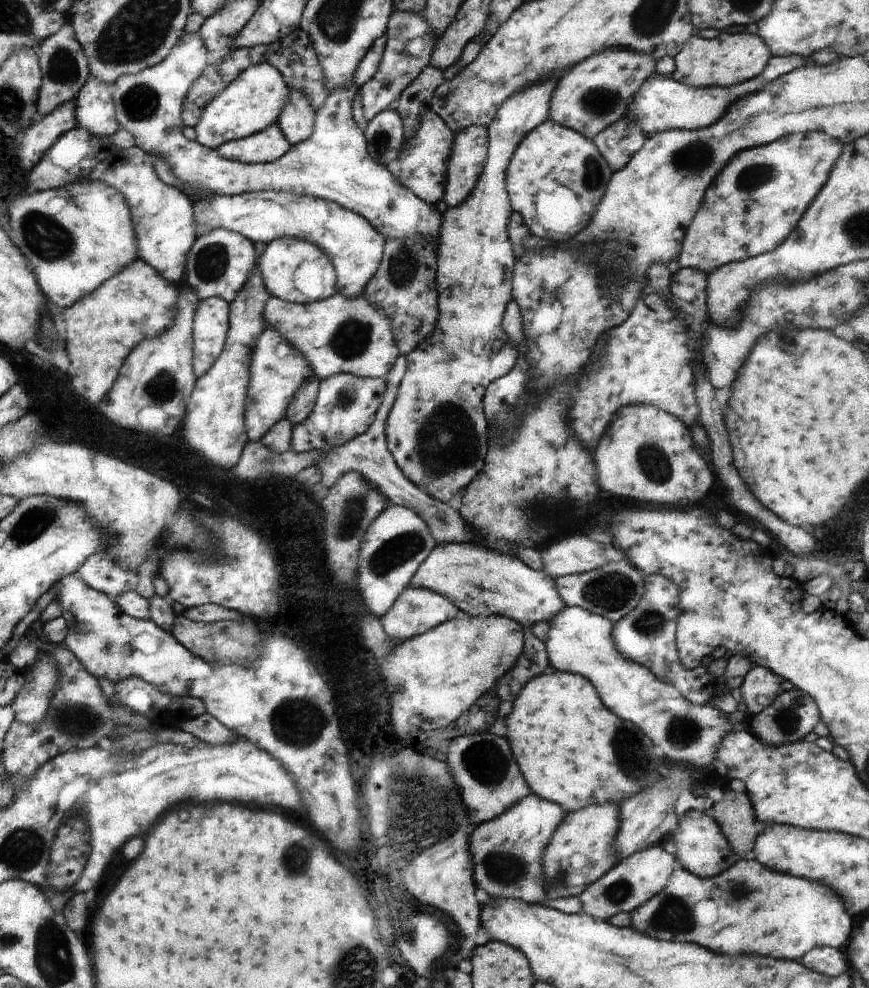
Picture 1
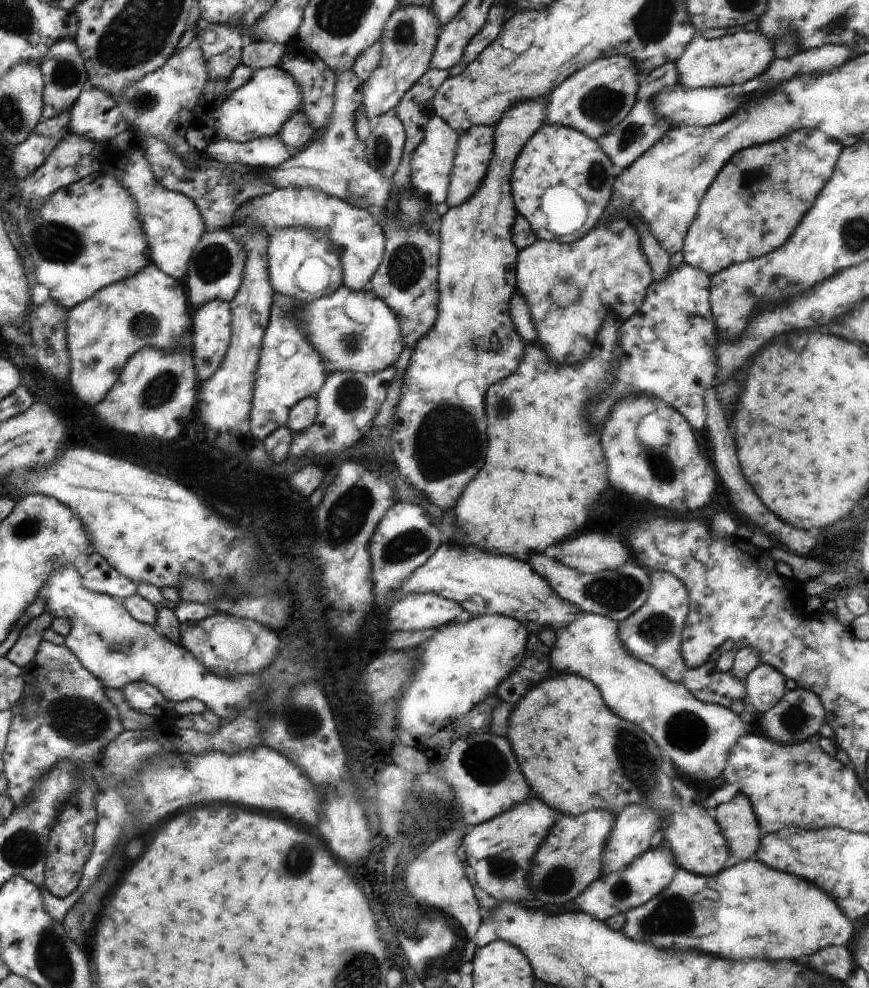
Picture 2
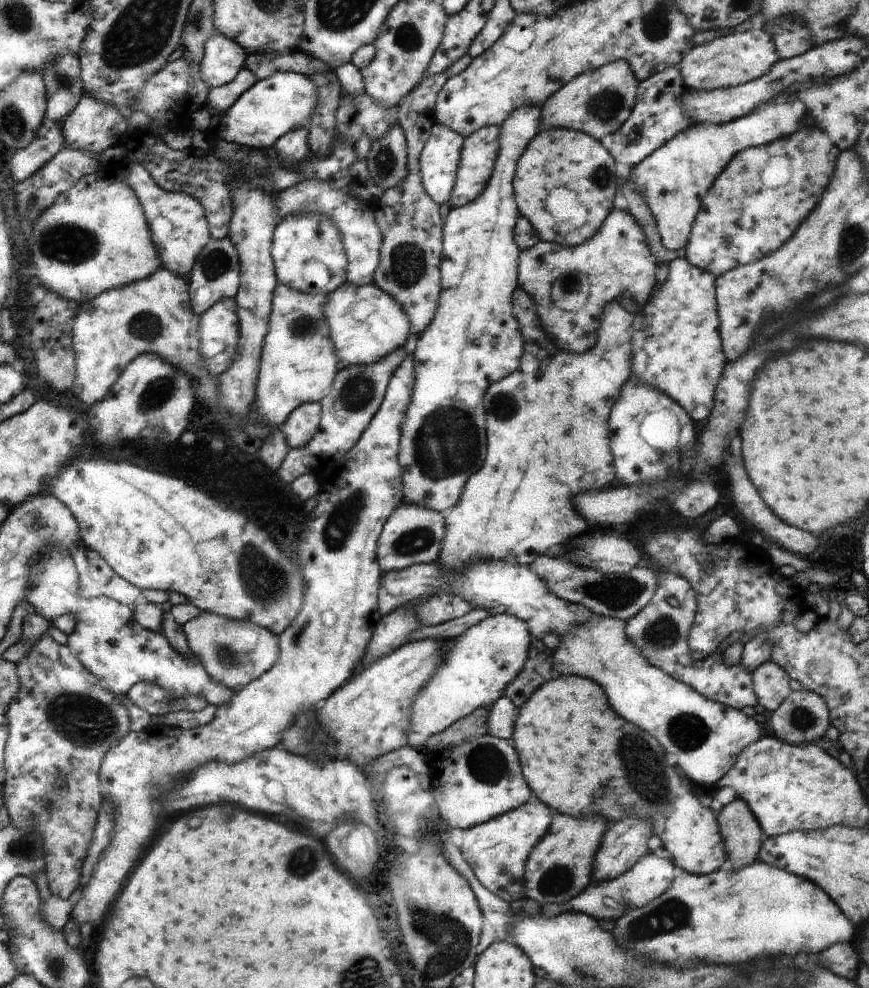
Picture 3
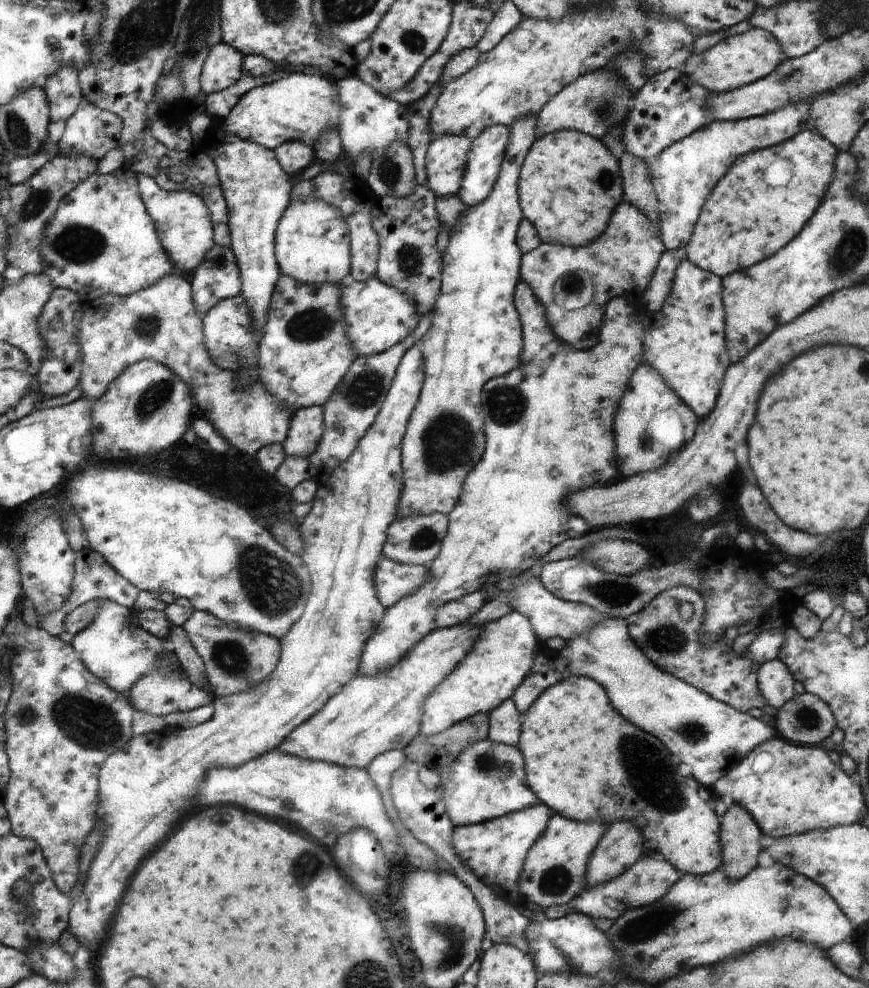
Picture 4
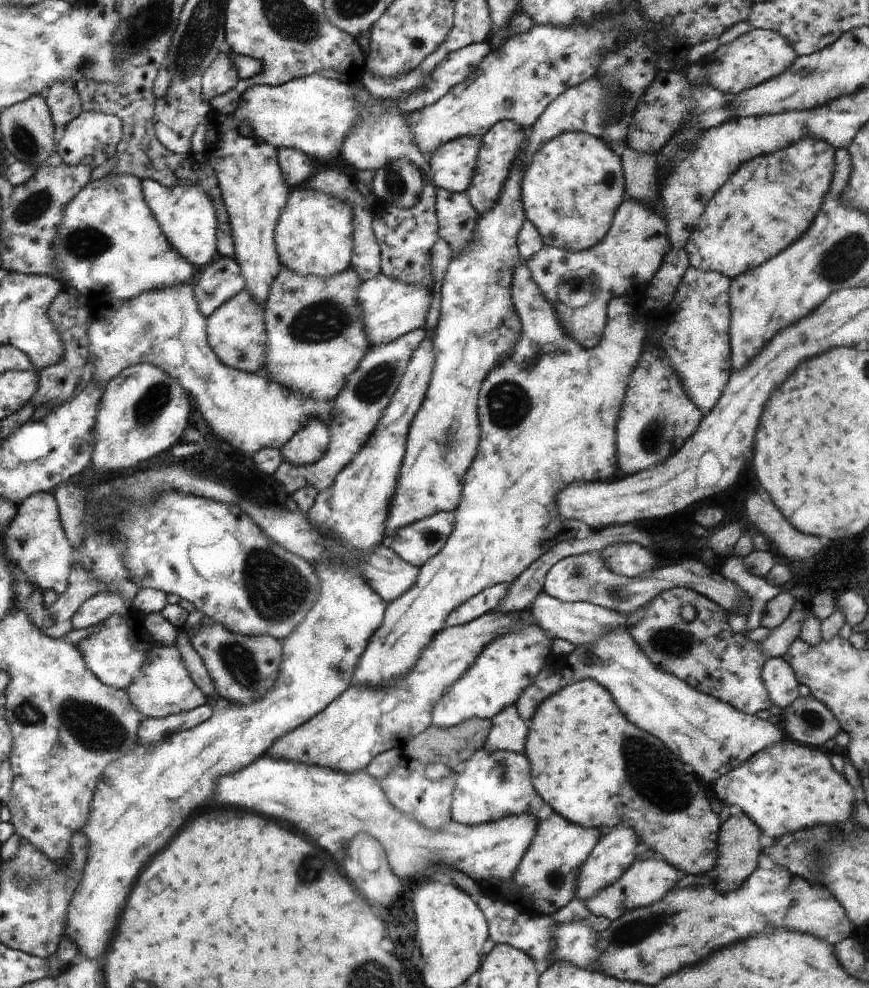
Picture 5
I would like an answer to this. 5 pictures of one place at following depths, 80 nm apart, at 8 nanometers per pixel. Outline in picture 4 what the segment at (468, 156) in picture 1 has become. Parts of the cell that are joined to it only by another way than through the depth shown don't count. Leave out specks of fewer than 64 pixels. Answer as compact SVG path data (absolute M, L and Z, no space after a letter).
M494 125L485 128L476 138L471 139L471 154L467 160L466 175L463 186L457 192L464 204L475 207L483 203L494 190L496 179L502 171L503 160L507 158L507 148L511 144L511 128L509 125Z

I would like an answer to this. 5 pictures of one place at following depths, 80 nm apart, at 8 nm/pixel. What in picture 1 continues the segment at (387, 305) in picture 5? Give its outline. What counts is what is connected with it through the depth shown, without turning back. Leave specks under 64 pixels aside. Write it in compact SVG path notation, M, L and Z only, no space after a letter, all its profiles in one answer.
M339 290L331 298L312 301L308 304L291 303L278 297L271 297L265 307L265 321L275 328L287 341L296 345L307 358L314 374L320 380L338 373L352 373L356 376L384 377L400 353L393 335L392 320L376 305L363 296L348 297Z

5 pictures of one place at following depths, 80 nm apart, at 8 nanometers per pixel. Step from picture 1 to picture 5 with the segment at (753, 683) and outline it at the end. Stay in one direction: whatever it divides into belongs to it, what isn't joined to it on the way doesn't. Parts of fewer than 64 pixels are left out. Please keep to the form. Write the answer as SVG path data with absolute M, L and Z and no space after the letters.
M770 657L765 662L761 672L765 687L772 702L785 709L800 697L800 685L793 668L784 657Z

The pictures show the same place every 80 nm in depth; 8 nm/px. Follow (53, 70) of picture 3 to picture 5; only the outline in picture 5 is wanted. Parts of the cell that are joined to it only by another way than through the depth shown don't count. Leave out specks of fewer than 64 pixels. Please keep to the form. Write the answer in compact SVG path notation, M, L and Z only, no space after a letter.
M71 80L54 83L48 90L47 104L55 126L67 126L83 111L82 100Z

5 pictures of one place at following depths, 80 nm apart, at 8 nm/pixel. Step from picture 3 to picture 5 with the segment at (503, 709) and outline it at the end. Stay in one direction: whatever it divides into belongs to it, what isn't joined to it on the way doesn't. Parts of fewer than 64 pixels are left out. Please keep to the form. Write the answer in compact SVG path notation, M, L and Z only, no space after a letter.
M515 705L506 708L491 720L491 734L483 746L489 753L494 751L510 751L526 754L525 744L529 736L526 722L518 716L519 709Z

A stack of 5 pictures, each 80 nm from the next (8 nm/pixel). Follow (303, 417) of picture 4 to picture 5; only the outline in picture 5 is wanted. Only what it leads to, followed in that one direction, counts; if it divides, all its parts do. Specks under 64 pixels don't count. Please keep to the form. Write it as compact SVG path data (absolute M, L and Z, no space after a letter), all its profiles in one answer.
M316 418L281 448L281 455L284 461L292 464L311 465L323 458L330 444L330 427Z

